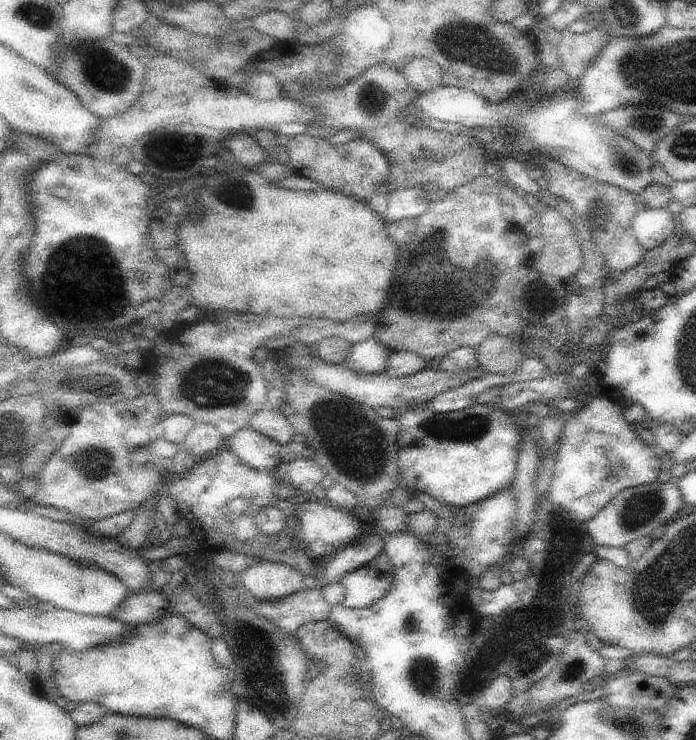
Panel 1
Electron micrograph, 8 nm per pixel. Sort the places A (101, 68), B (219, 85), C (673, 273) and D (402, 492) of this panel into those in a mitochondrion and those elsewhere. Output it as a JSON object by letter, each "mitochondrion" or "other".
{"A":"mitochondrion","B":"other","C":"other","D":"other"}

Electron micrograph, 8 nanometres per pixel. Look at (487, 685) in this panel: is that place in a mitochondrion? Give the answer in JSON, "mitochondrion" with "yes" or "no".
{"mitochondrion":"no"}

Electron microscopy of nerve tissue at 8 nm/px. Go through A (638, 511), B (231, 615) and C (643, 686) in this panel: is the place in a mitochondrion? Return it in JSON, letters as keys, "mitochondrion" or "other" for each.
{"A":"mitochondrion","B":"mitochondrion","C":"other"}

